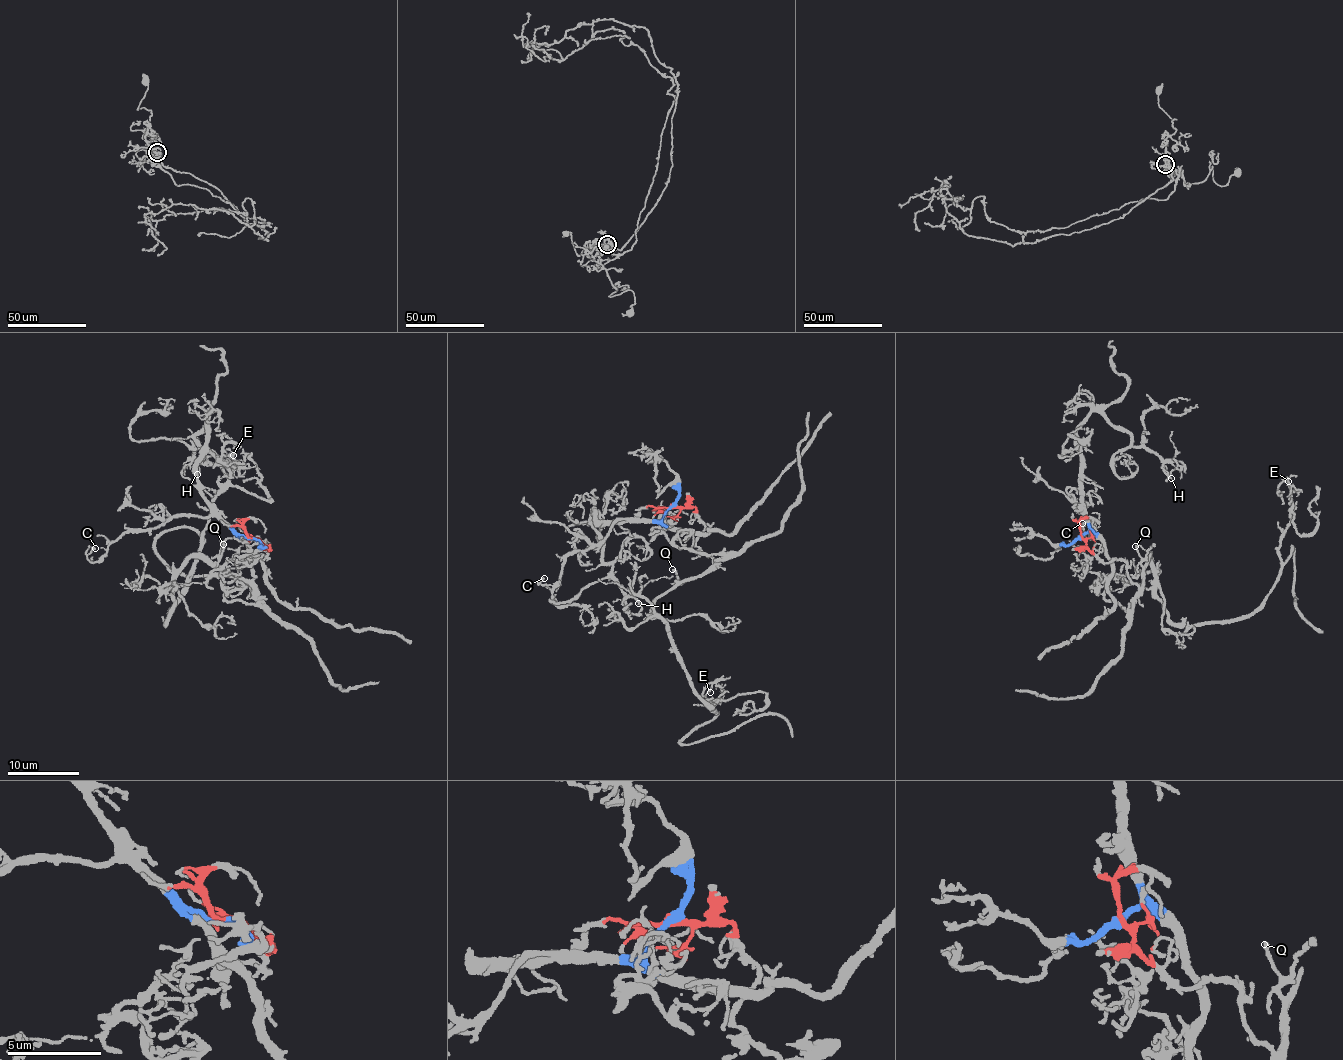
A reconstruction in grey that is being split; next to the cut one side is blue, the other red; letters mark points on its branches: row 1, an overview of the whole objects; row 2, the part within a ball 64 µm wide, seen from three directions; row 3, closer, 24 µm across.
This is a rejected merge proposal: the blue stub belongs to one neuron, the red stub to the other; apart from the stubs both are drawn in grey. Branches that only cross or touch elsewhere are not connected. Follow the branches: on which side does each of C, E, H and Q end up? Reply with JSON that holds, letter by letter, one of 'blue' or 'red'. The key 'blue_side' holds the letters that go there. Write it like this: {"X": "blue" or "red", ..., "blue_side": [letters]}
{"C": "blue", "E": "red", "H": "blue", "Q": "red", "blue_side": ["C", "H"]}

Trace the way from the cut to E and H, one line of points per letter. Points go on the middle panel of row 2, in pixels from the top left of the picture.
E: (672, 508), (695, 510), (696, 547), (712, 564), (663, 592), (654, 615), (715, 713), (700, 696), (710, 692)
H: (672, 506), (657, 520), (618, 522), (594, 519), (590, 508), (614, 581), (638, 604)

